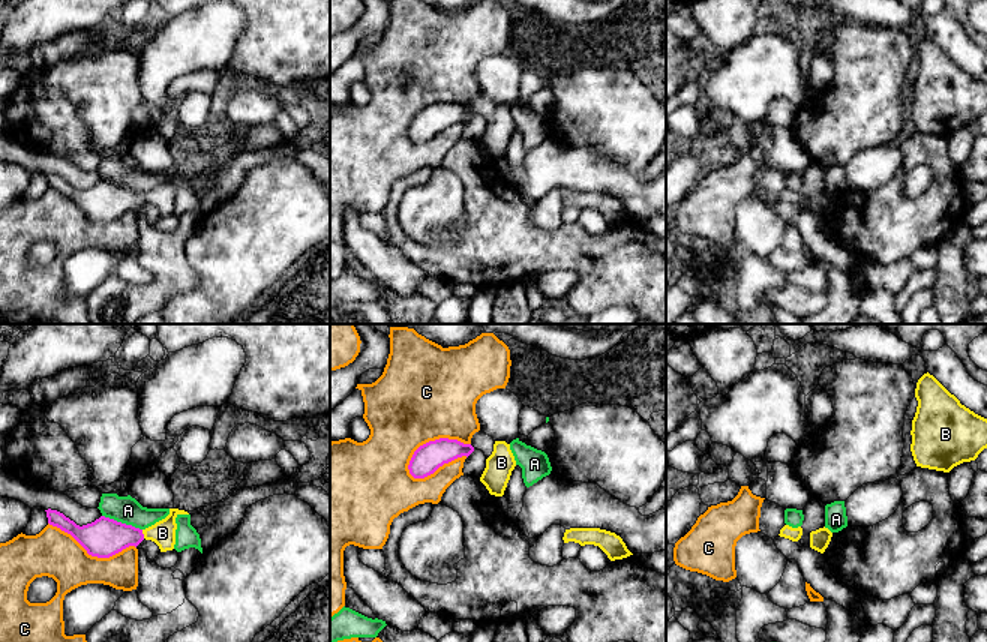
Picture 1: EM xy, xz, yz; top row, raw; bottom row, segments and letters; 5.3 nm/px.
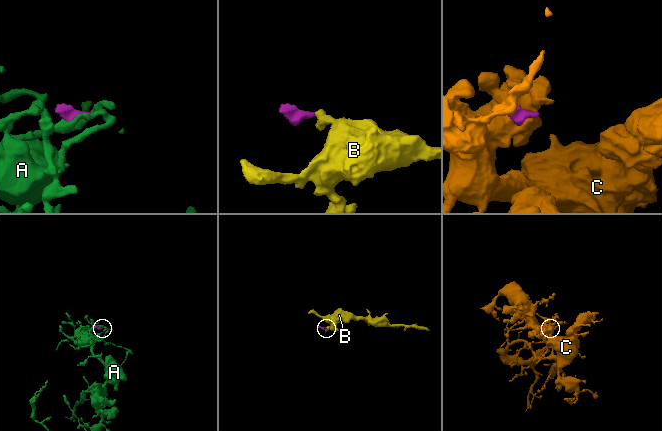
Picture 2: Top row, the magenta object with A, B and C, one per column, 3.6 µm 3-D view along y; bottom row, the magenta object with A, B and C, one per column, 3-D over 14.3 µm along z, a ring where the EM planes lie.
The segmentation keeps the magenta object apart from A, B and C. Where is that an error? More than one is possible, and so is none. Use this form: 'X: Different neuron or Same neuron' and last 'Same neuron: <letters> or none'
A: Different neuron
B: Same neuron
C: Different neuron
Same neuron: B

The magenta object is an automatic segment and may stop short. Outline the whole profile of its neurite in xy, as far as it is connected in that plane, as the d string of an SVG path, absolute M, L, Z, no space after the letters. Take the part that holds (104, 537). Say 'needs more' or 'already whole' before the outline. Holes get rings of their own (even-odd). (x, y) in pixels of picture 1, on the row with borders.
needs more; M170 508L170 514L154 525L140 530L132 525L100 516L92 524L76 525L57 510L45 510L48 524L70 534L92 556L110 558L129 546L138 546L144 538L154 542L160 552L172 550L176 544L176 518L189 514L184 510Z

